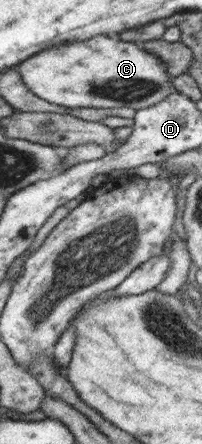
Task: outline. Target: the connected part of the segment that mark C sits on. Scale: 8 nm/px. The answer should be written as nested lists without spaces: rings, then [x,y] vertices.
[[[96,36],[86,42],[72,42],[44,50],[18,66],[22,82],[45,102],[68,108],[141,108],[162,103],[172,92],[166,64],[148,54],[139,44],[116,42],[108,36]]]

